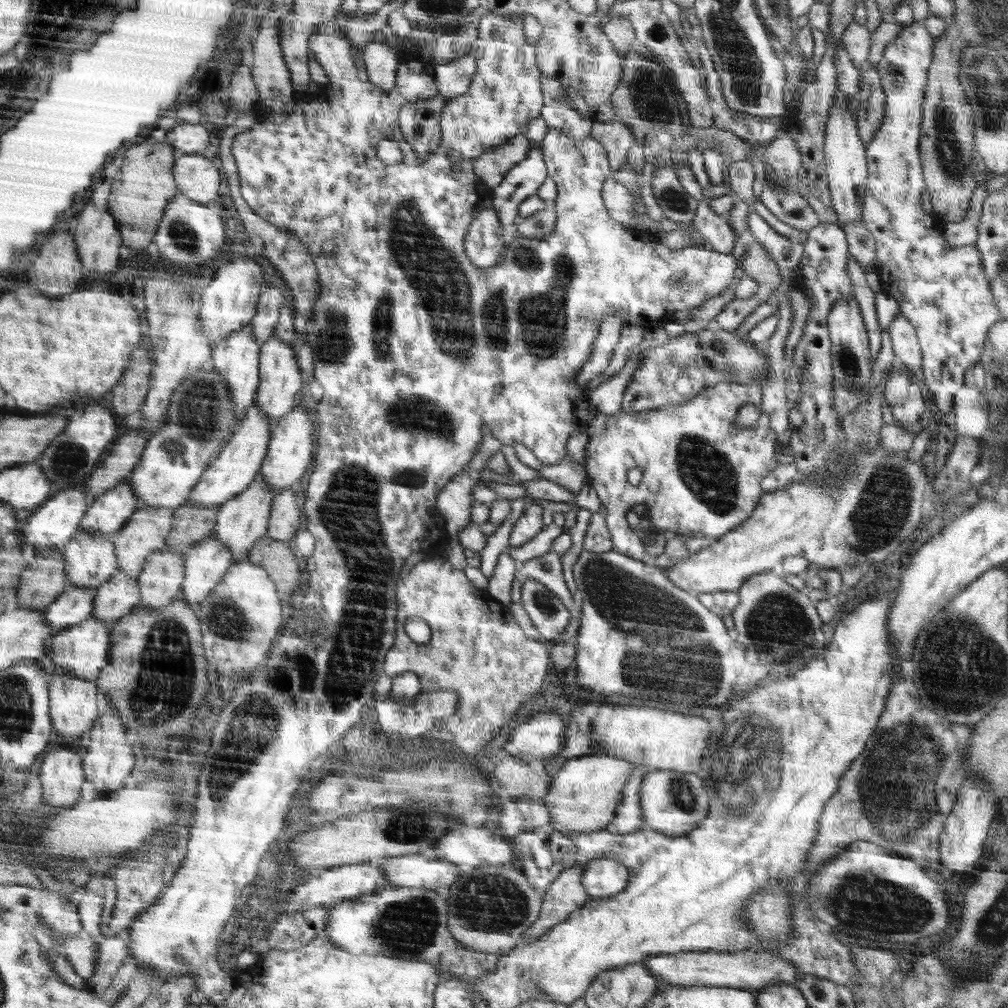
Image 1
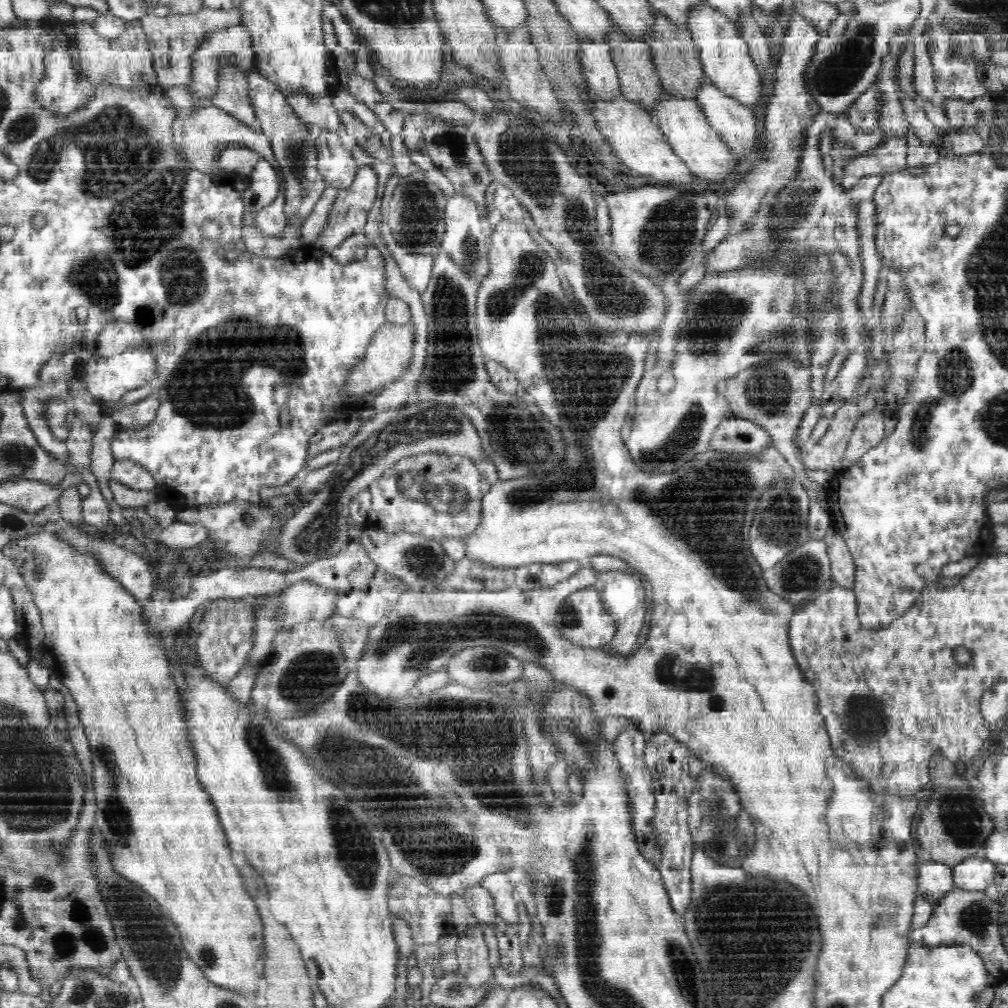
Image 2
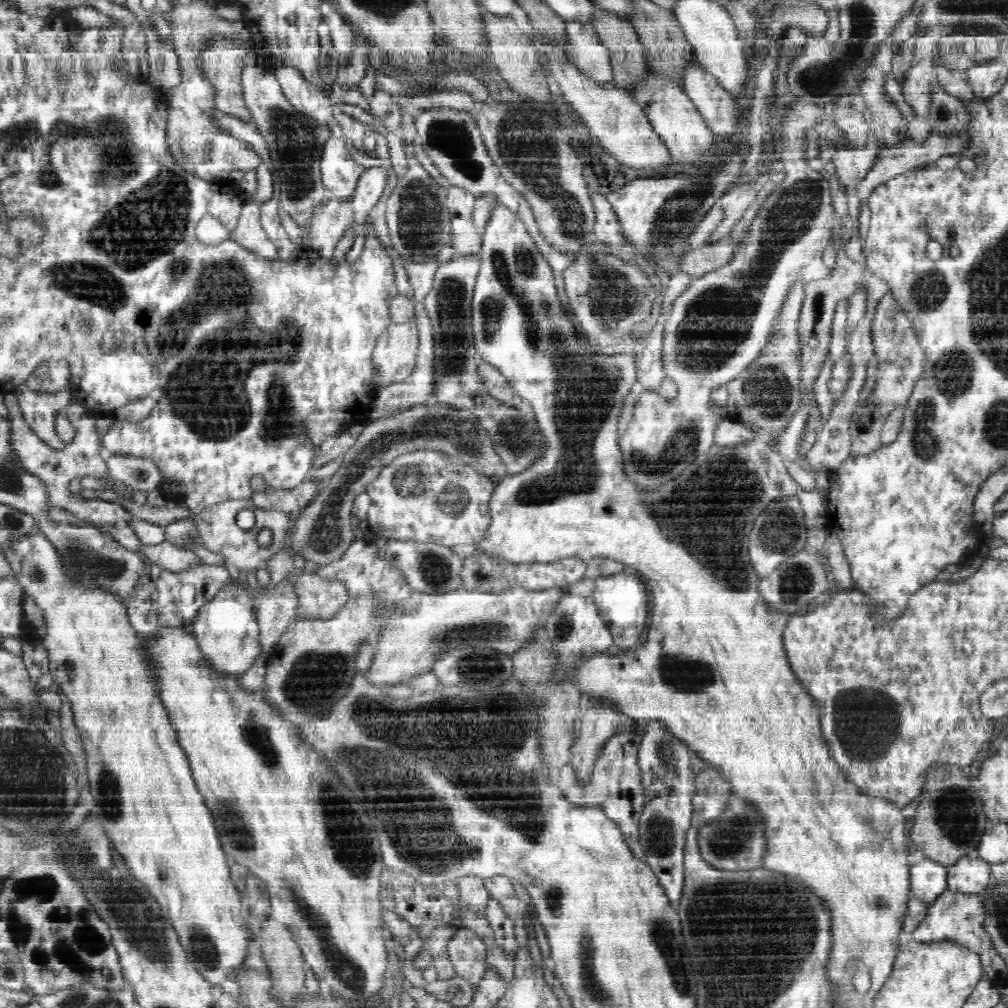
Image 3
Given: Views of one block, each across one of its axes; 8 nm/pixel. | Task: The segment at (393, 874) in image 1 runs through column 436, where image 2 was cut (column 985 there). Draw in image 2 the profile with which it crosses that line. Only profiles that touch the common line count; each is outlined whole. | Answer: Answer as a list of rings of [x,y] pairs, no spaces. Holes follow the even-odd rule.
[[[982,855],[962,860],[952,866],[956,888],[968,891],[984,891],[993,884],[997,865]]]

